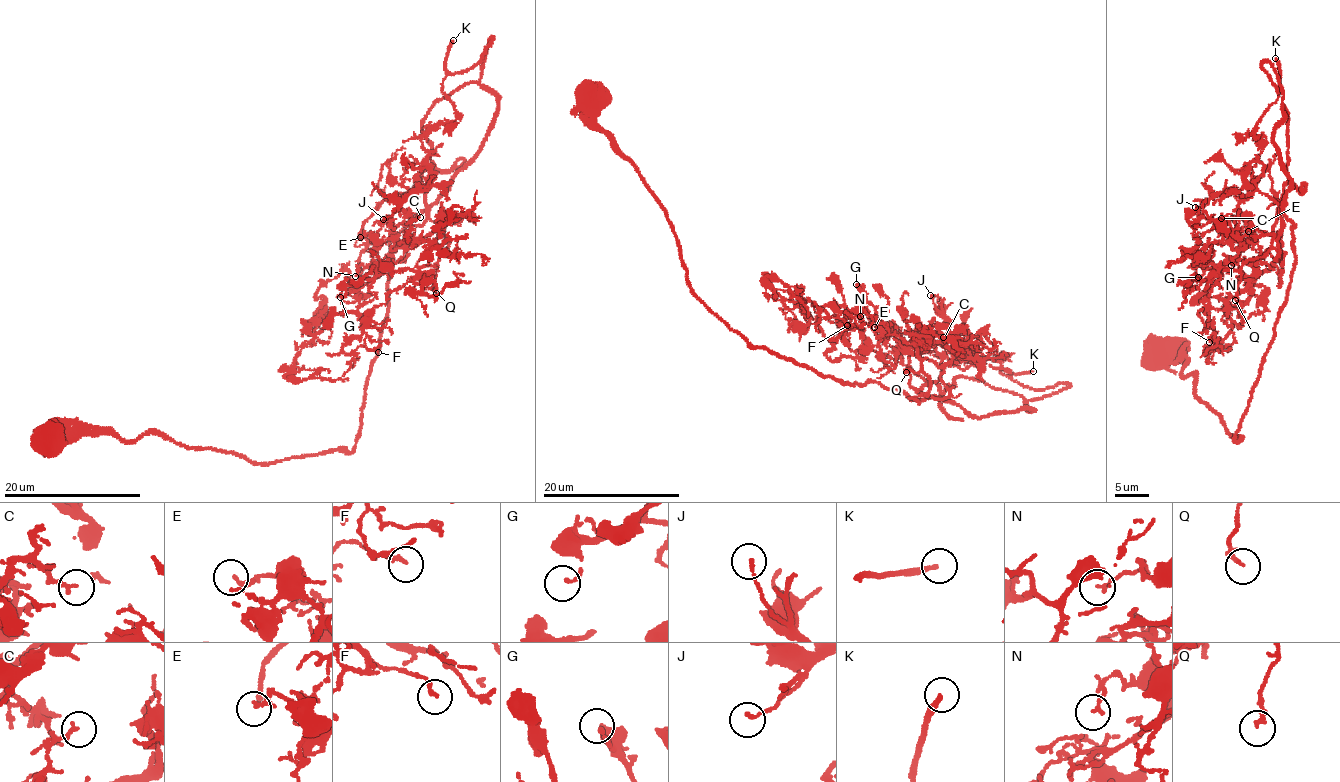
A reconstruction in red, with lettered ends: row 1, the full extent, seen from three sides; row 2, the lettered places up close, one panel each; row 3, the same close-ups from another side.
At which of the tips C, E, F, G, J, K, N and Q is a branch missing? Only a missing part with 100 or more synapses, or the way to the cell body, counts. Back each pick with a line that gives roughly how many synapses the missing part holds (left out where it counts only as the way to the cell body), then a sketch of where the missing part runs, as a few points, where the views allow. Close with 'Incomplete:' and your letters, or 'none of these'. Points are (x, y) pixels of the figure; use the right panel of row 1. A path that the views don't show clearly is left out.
K: about 400 synapses
Incomplete: K

